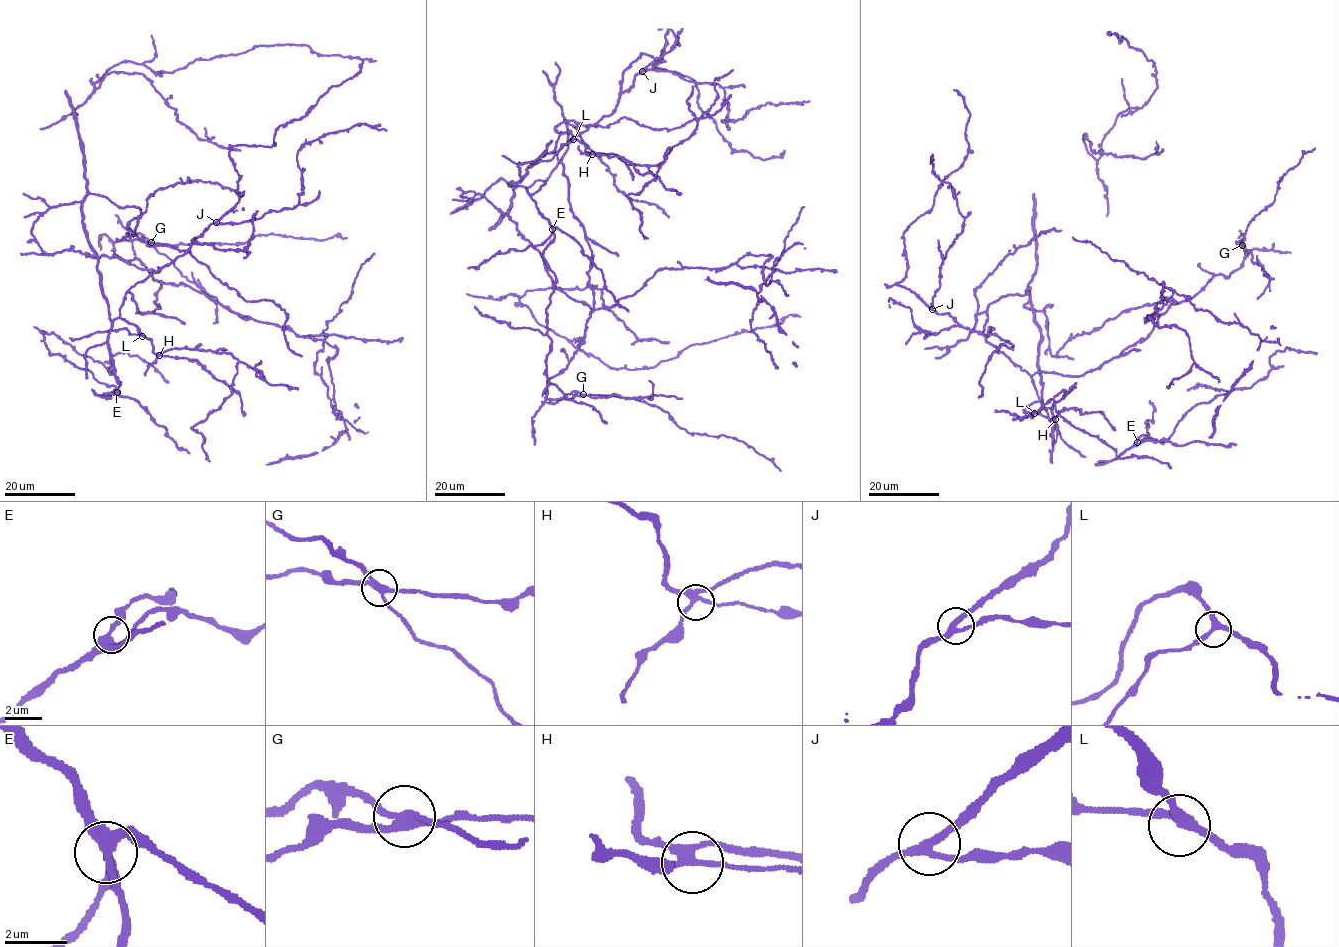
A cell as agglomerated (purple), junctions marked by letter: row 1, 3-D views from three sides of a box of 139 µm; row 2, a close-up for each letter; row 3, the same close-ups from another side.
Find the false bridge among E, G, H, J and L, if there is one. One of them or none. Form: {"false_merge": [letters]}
{"false_merge": ["G"]}

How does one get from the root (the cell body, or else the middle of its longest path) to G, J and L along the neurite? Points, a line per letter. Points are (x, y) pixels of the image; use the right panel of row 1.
G: (1042, 394), (1042, 404), (1035, 373), (1080, 376), (1099, 368), (1147, 337), (1171, 304), (1236, 270), (1242, 245)
J: (1042, 394), (1042, 404), (1029, 374), (990, 344), (981, 333), (960, 327), (948, 314), (938, 314), (932, 309)
L: (1042, 394), (1043, 403), (1039, 400), (1023, 408), (1034, 413)

